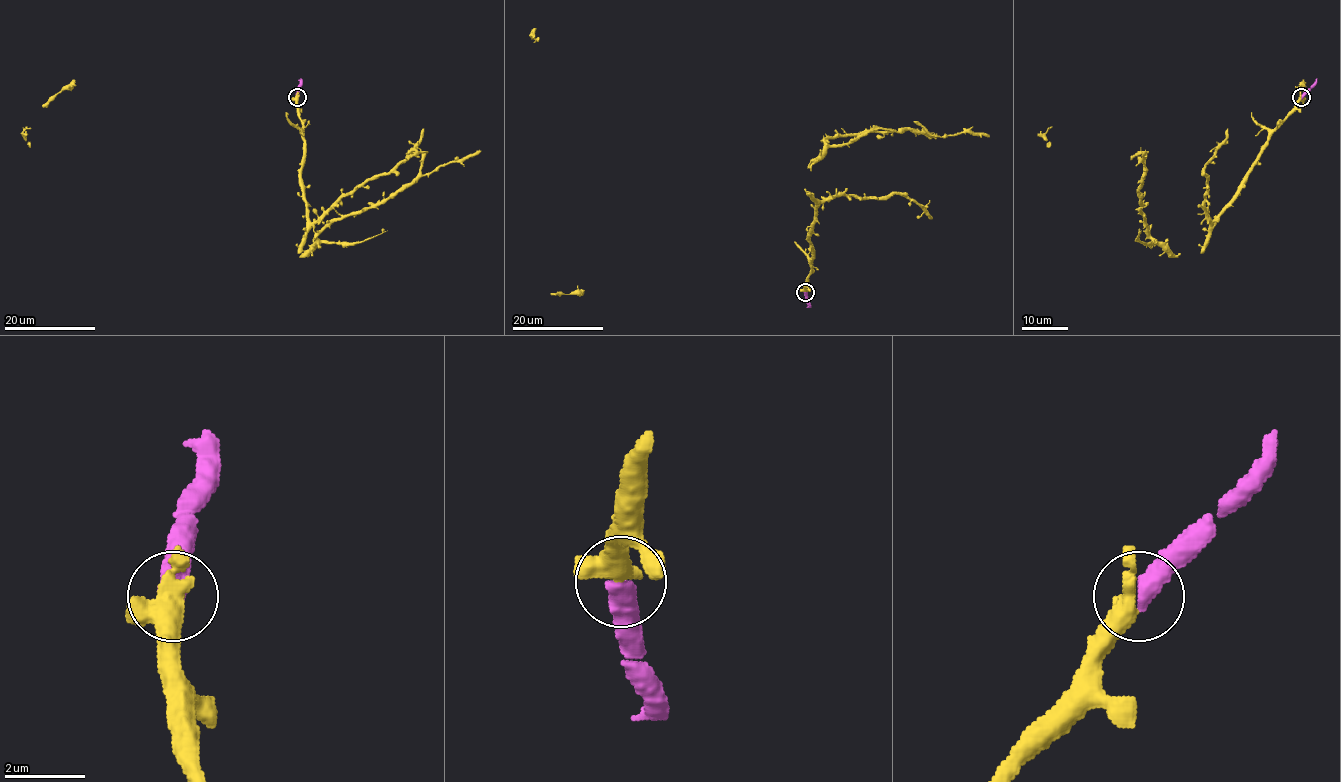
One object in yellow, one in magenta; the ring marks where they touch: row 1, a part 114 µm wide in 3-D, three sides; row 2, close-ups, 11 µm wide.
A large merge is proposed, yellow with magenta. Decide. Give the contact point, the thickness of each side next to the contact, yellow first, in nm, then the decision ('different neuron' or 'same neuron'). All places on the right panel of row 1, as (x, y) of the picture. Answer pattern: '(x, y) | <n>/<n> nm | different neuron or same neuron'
(1301, 97) | 480/550 nm | same neuron

